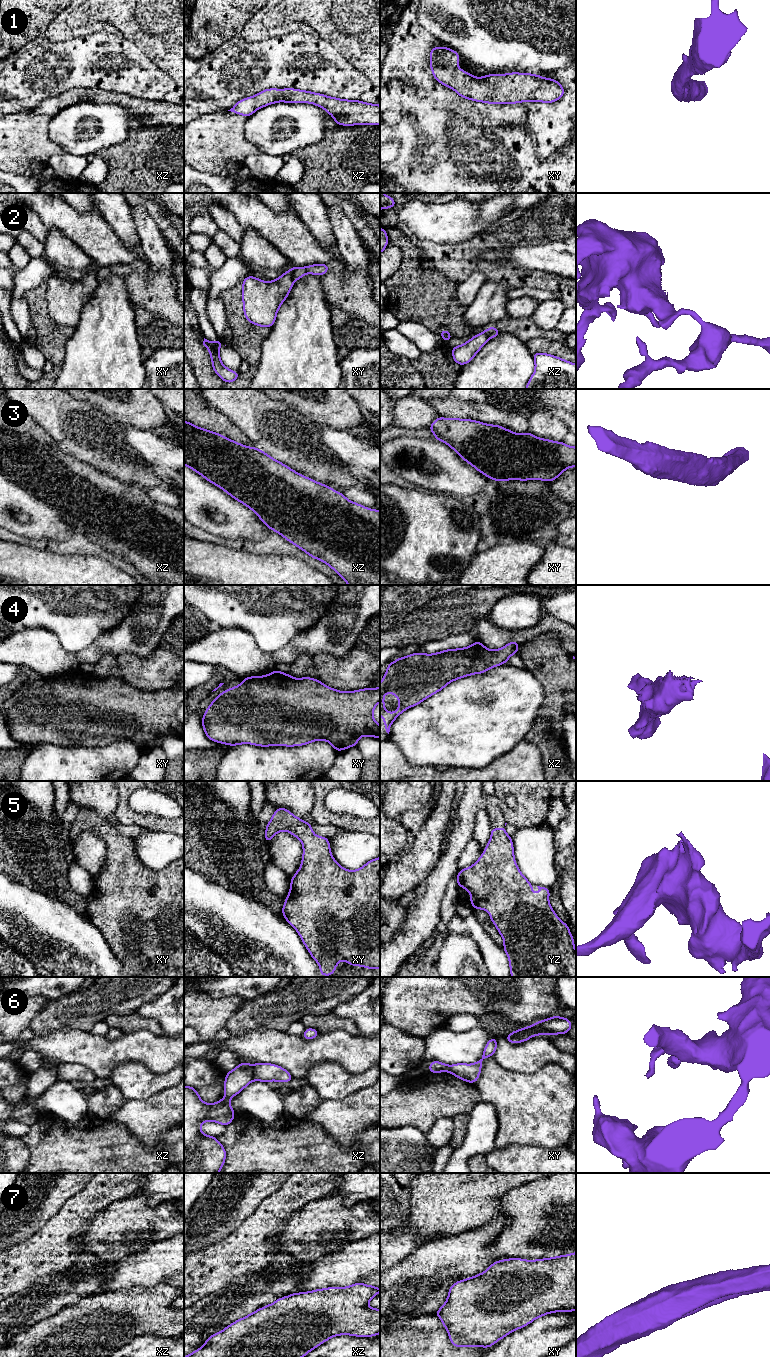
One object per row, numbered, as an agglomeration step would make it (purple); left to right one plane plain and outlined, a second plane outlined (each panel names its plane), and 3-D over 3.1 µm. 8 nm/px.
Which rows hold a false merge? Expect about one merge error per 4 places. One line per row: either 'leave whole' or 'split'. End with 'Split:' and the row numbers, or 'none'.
1: leave whole
2: split
3: leave whole
4: leave whole
5: leave whole
6: split
7: leave whole
Split: 2, 6

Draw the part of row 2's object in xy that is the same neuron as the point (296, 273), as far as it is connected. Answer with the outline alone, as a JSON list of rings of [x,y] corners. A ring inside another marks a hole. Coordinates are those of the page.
[[[314,264],[306,267],[291,267],[288,273],[292,277],[293,281],[295,281],[302,278],[307,273],[320,276],[324,275],[328,271],[329,271],[328,264]]]

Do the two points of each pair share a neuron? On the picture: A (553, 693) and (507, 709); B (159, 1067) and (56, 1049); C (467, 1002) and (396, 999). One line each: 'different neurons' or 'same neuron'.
A: different neurons
B: same neuron
C: same neuron

